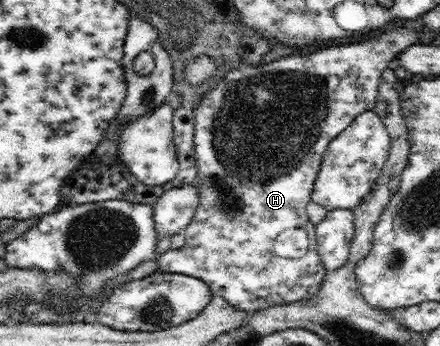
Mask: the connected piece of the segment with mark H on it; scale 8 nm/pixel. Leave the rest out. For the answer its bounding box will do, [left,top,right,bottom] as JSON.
[157,27,418,313]

